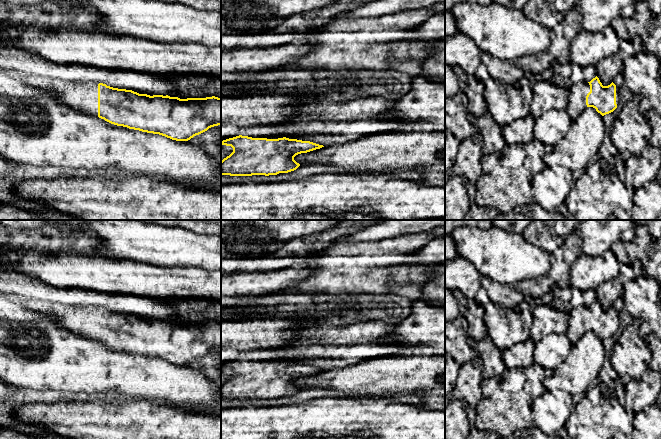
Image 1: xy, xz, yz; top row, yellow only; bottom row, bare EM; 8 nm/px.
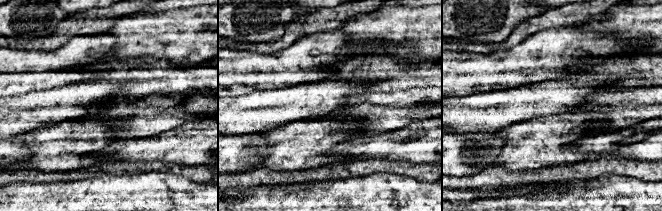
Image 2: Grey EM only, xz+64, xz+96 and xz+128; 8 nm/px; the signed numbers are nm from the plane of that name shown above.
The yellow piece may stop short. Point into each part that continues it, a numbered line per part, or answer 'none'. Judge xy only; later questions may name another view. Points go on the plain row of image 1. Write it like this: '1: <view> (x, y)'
1: xy (83, 320)

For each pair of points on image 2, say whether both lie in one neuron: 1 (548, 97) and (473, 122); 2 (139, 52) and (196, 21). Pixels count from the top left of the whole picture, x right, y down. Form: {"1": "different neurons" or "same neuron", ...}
{"1": "same neuron", "2": "same neuron"}

